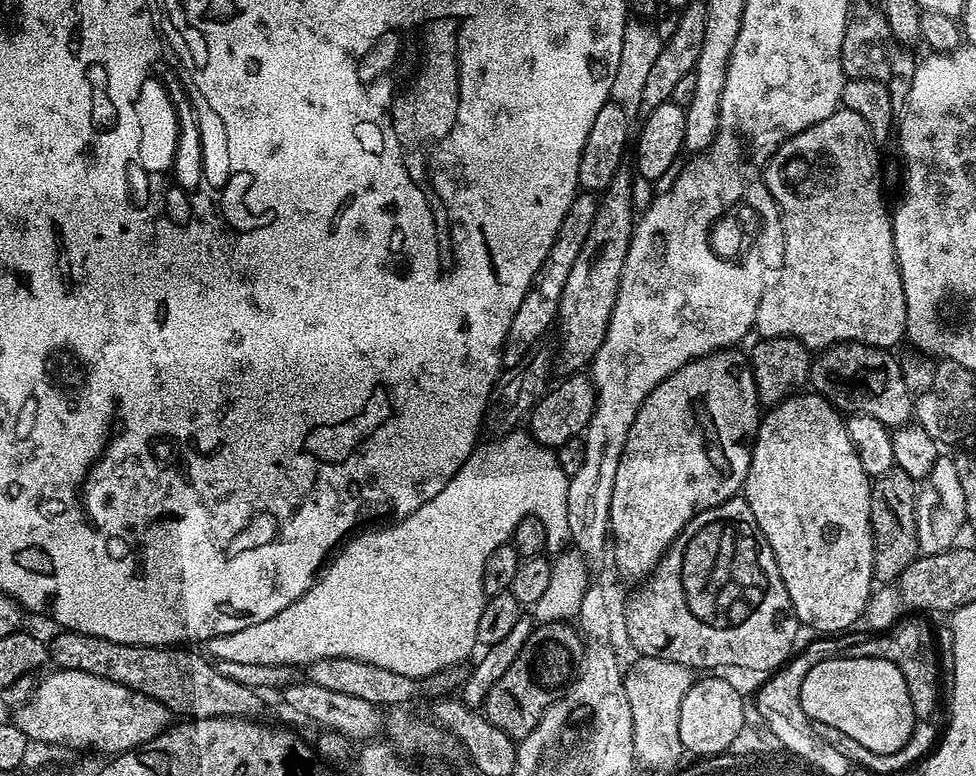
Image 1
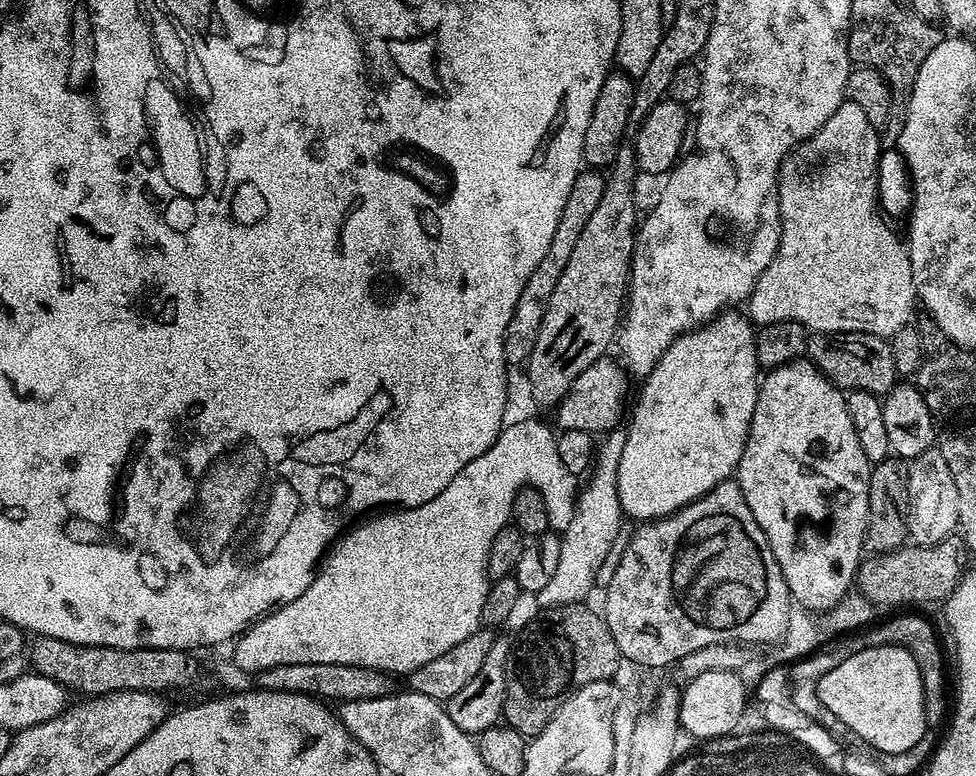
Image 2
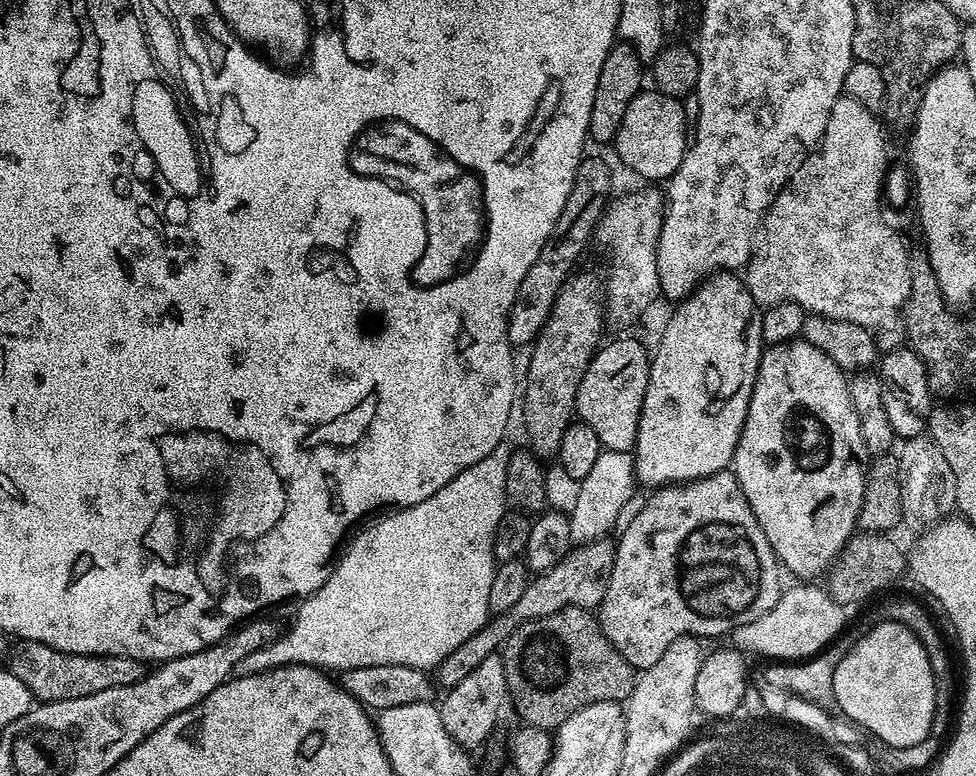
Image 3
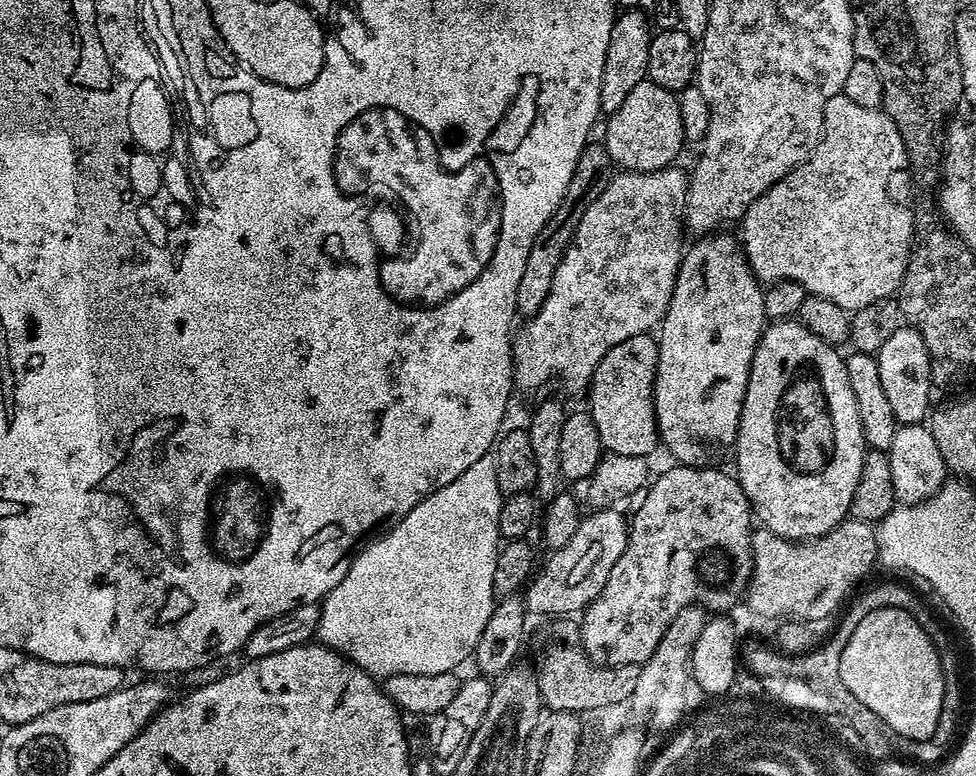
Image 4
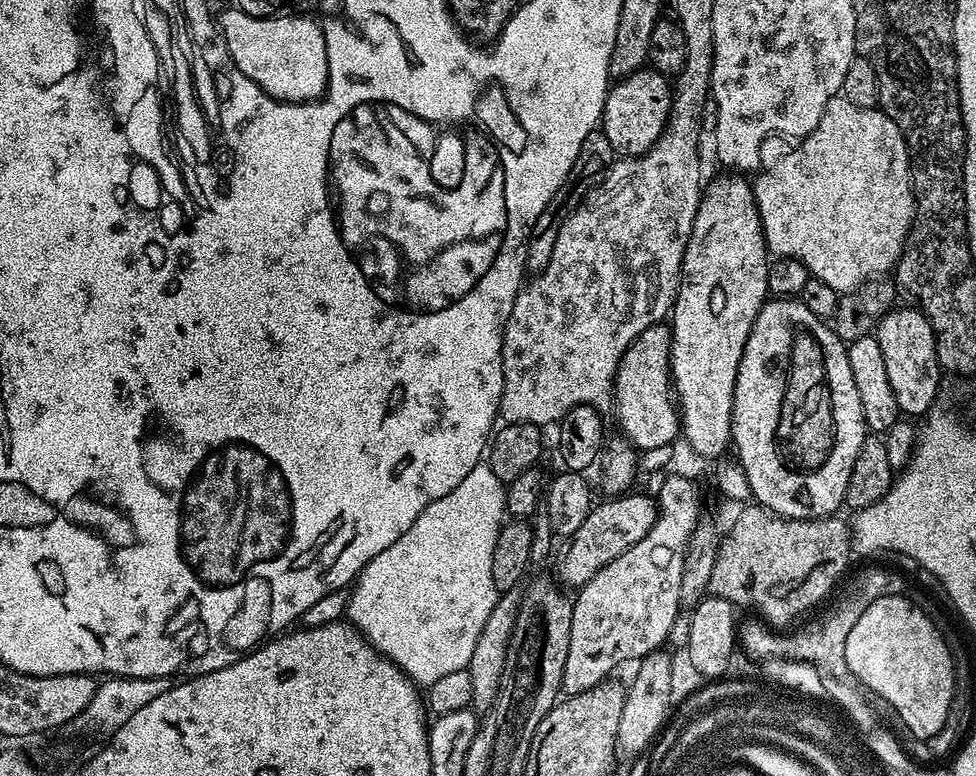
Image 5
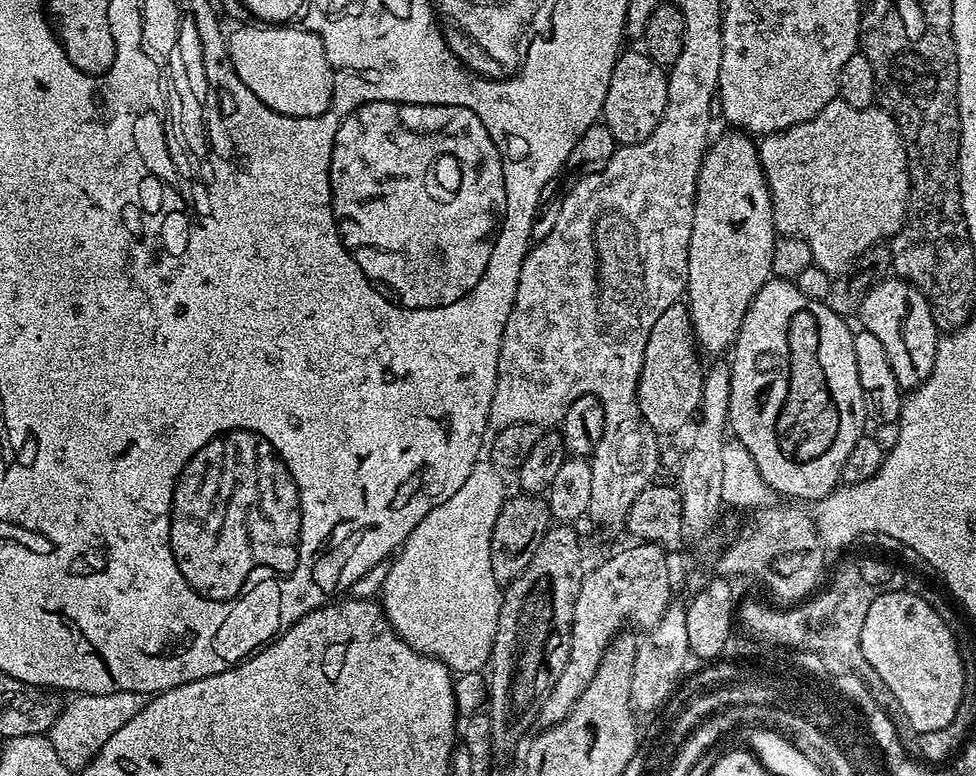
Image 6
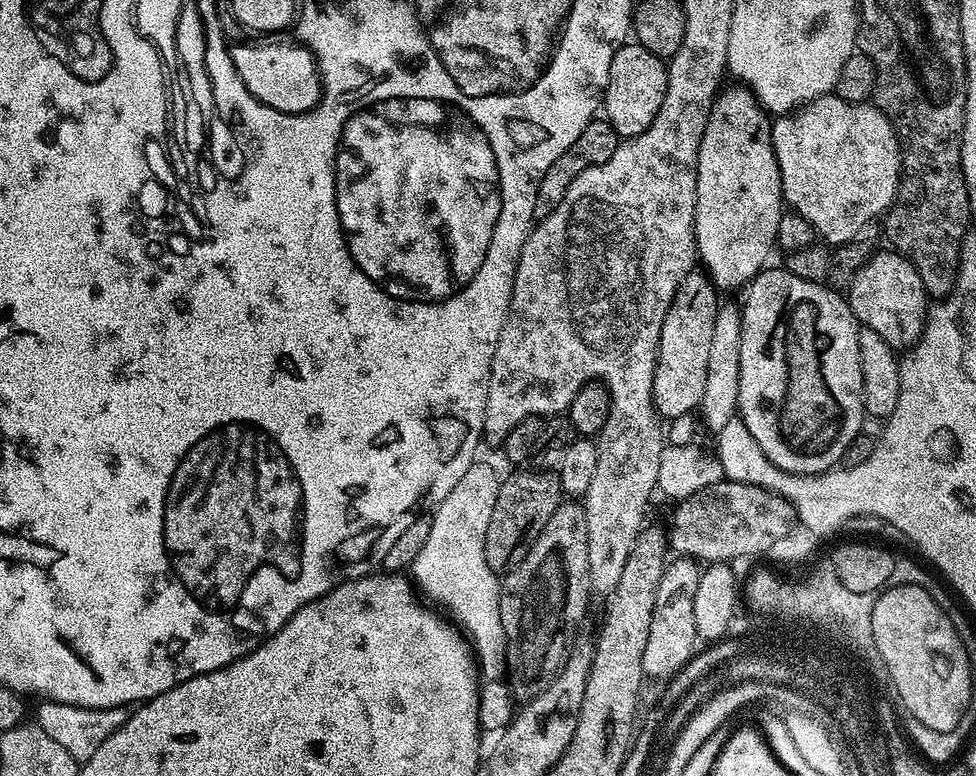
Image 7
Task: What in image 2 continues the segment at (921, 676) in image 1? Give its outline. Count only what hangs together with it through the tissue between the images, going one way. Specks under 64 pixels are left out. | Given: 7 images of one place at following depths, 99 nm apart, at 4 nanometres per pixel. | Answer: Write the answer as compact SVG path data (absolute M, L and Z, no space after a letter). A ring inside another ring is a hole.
M892 614L885 624L877 623L875 626L865 627L863 630L854 631L837 639L827 650L816 650L811 655L797 659L795 663L804 676L816 676L816 674L830 674L834 666L842 666L850 654L858 654L867 648L873 648L879 644L897 644L910 654L914 654L914 662L918 662L920 673L922 674L922 690L924 691L924 709L926 710L926 722L938 720L945 723L946 713L950 708L950 692L944 685L944 652L940 649L940 640L936 637L936 632L932 629L932 624L924 616L900 616L904 614ZM880 624L880 625L879 625ZM877 627L877 628L876 628ZM948 708L948 709L947 709ZM946 711L946 712L945 712Z

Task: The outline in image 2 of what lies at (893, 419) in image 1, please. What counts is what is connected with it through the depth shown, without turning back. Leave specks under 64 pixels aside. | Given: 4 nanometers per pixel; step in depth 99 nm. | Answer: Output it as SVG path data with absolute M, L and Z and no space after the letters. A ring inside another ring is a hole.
M865 332L812 334L806 356L841 390L866 390L883 397L898 380L892 345L883 336Z

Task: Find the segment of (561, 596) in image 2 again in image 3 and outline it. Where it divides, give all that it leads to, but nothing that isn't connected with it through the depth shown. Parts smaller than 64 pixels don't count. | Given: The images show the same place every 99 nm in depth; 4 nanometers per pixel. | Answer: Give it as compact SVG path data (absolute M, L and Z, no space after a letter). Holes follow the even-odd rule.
M603 449L594 462L593 469L580 481L577 505L568 516L573 541L581 544L607 537L626 504L631 500L634 486L637 487L637 484L635 457L626 451Z

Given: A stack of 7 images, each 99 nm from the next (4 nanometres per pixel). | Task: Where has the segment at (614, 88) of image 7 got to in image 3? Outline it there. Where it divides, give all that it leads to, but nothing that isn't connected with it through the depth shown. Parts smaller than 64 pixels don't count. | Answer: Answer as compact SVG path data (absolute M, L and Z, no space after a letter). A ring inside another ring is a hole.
M642 90L626 106L626 114L622 114L622 126L618 126L618 134L614 141L616 156L632 172L637 172L644 182L661 182L667 181L682 166L682 158L688 153L690 143L690 116L684 113L684 108L679 99L674 96L667 96L655 90Z

